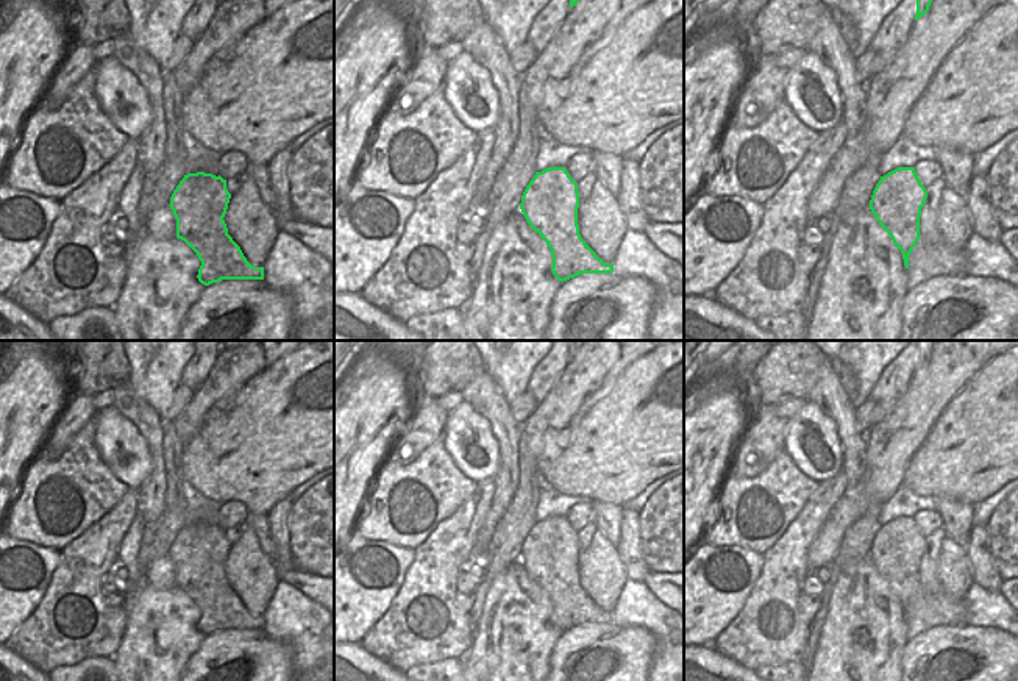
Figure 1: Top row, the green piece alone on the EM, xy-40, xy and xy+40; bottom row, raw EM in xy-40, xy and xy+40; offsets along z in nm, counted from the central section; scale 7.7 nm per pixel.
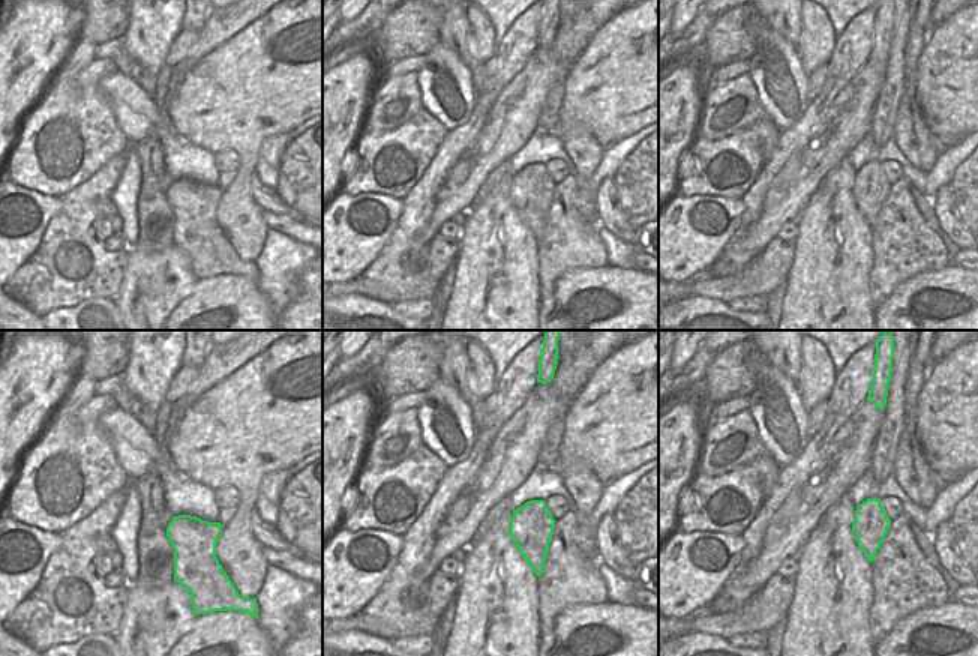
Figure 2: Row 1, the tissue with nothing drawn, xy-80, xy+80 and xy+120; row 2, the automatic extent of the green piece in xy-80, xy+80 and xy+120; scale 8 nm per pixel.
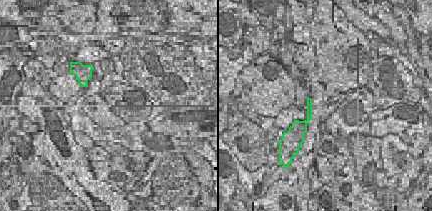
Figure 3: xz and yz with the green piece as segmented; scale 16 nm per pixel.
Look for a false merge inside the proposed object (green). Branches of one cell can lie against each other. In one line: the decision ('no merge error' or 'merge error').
merge error

